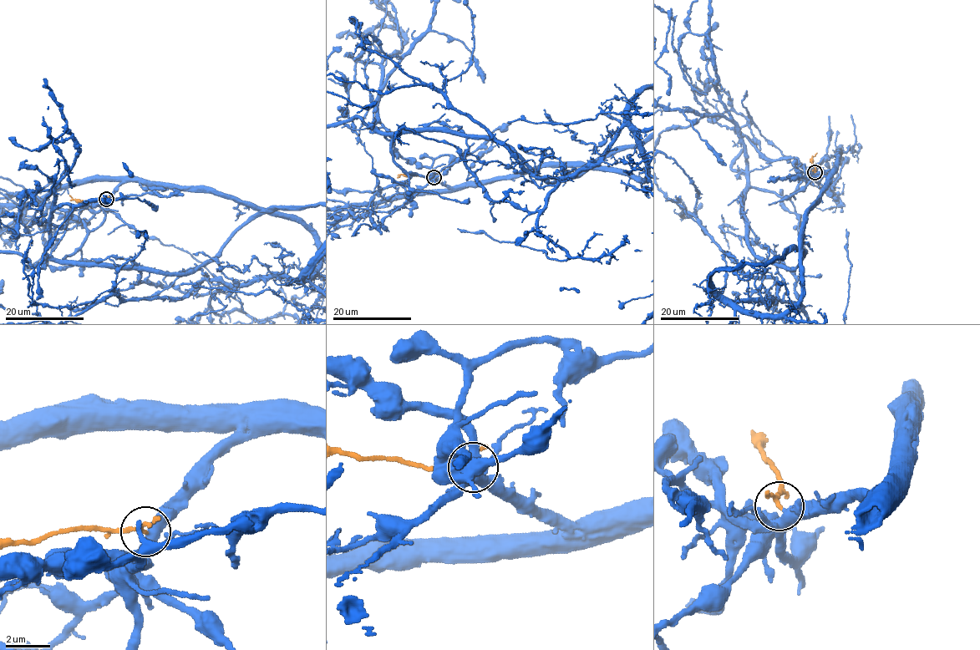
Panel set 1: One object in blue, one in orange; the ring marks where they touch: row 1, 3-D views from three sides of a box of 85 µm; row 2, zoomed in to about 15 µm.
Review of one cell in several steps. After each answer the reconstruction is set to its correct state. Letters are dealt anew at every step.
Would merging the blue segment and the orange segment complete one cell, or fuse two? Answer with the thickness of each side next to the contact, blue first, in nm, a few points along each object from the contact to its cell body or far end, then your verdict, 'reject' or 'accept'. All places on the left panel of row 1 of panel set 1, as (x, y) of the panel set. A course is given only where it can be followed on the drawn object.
calibres 340 and 160 nm; course blue (107, 200), (125, 181), (150, 182), (204, 189), (263, 209), (322, 204); course orange (107, 199), (79, 200), (73, 200), (69, 195); accept

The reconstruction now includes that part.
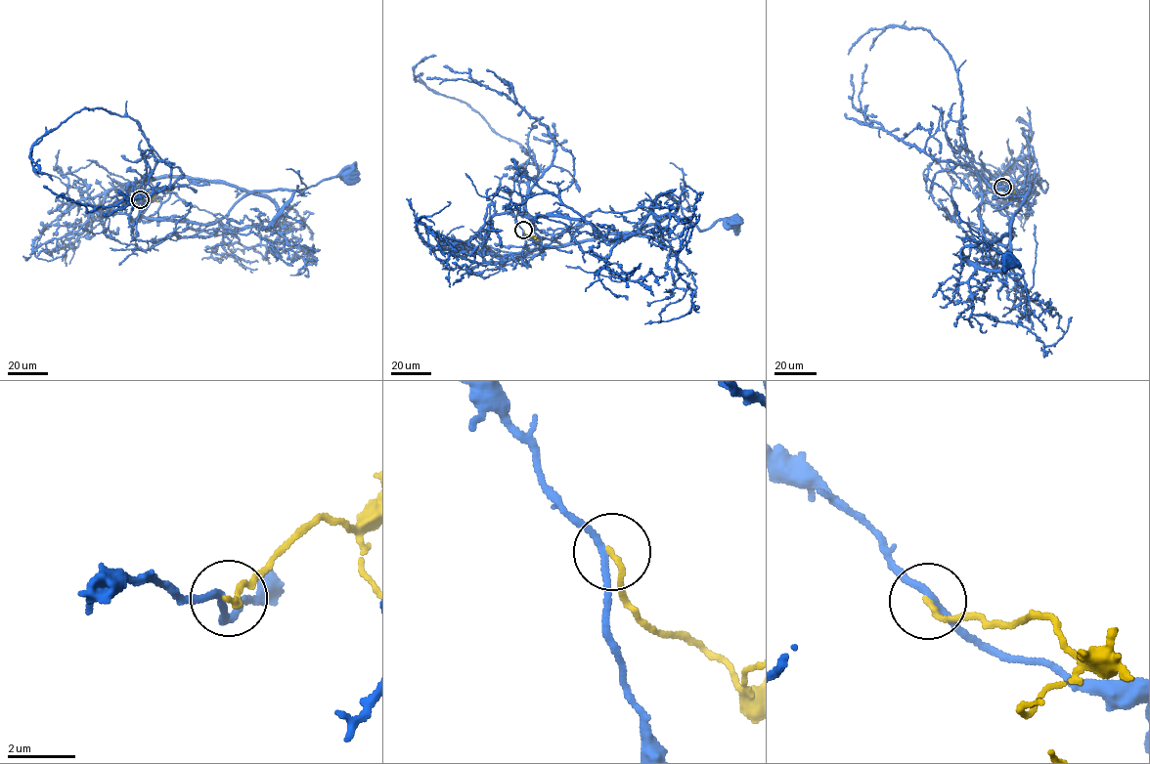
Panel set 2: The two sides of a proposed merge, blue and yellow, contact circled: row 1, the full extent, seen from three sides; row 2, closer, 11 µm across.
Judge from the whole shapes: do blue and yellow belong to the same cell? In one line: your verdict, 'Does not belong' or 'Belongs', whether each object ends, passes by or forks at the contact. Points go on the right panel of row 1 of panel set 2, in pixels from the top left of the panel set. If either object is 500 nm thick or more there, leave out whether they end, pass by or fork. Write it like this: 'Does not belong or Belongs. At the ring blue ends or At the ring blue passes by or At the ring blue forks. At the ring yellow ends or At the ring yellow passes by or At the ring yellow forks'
Does not belong. At the ring blue passes by. At the ring yellow ends

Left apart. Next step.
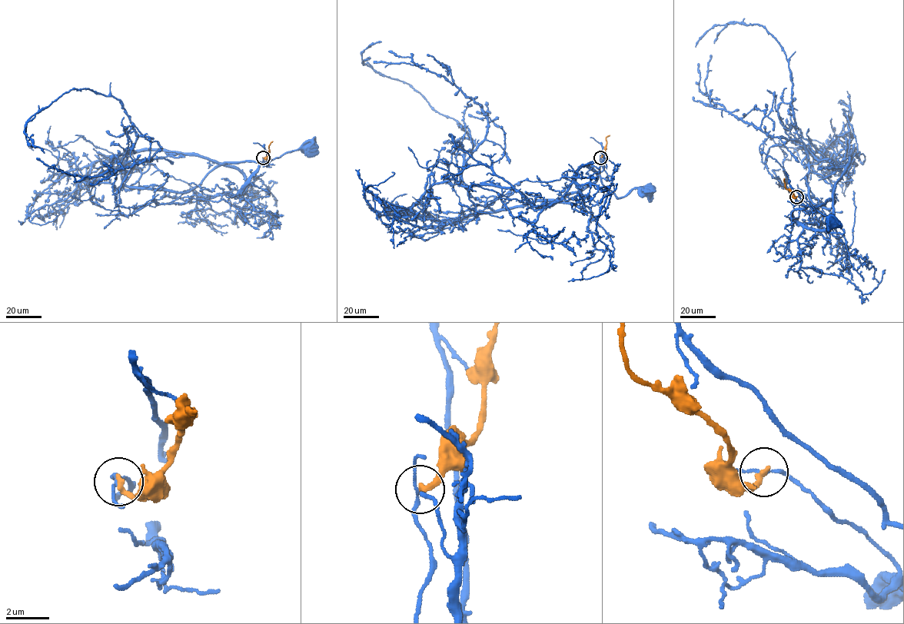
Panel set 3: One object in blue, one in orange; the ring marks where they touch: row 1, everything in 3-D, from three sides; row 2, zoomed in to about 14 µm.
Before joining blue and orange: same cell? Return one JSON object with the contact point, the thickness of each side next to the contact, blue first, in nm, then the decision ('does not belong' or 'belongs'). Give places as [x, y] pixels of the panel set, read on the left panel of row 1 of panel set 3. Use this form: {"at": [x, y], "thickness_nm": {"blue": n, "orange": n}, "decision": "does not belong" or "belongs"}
{"at": [263, 157], "thickness_nm": {"blue": 110, "orange": 280}, "decision": "does not belong"}

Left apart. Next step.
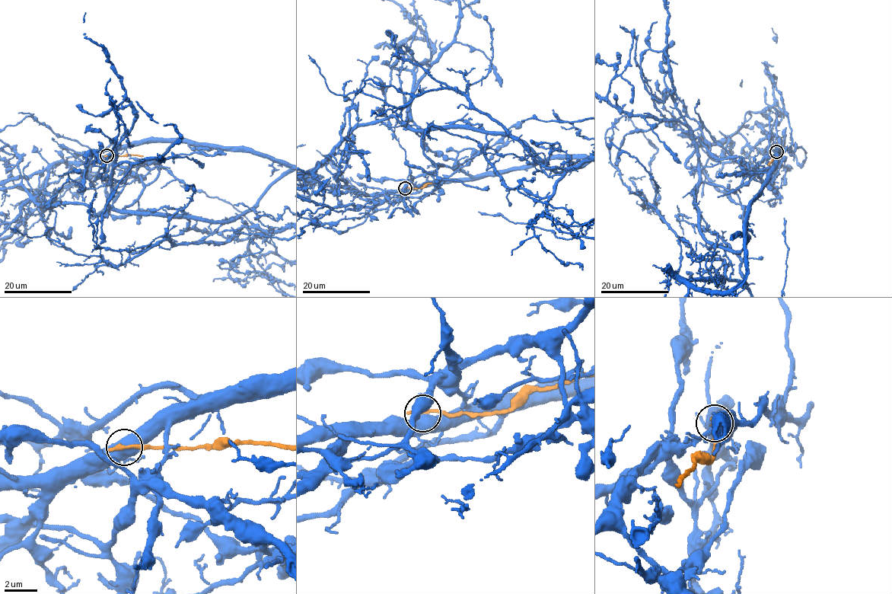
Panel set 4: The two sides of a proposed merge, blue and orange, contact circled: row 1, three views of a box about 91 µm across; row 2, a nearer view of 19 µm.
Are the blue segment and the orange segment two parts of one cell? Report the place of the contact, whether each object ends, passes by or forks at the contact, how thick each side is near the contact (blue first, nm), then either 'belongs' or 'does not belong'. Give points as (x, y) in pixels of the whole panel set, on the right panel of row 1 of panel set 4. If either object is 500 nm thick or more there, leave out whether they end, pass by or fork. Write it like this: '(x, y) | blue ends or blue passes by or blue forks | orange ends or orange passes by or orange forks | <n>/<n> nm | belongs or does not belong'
(776, 151) | 700/240 nm | does not belong

